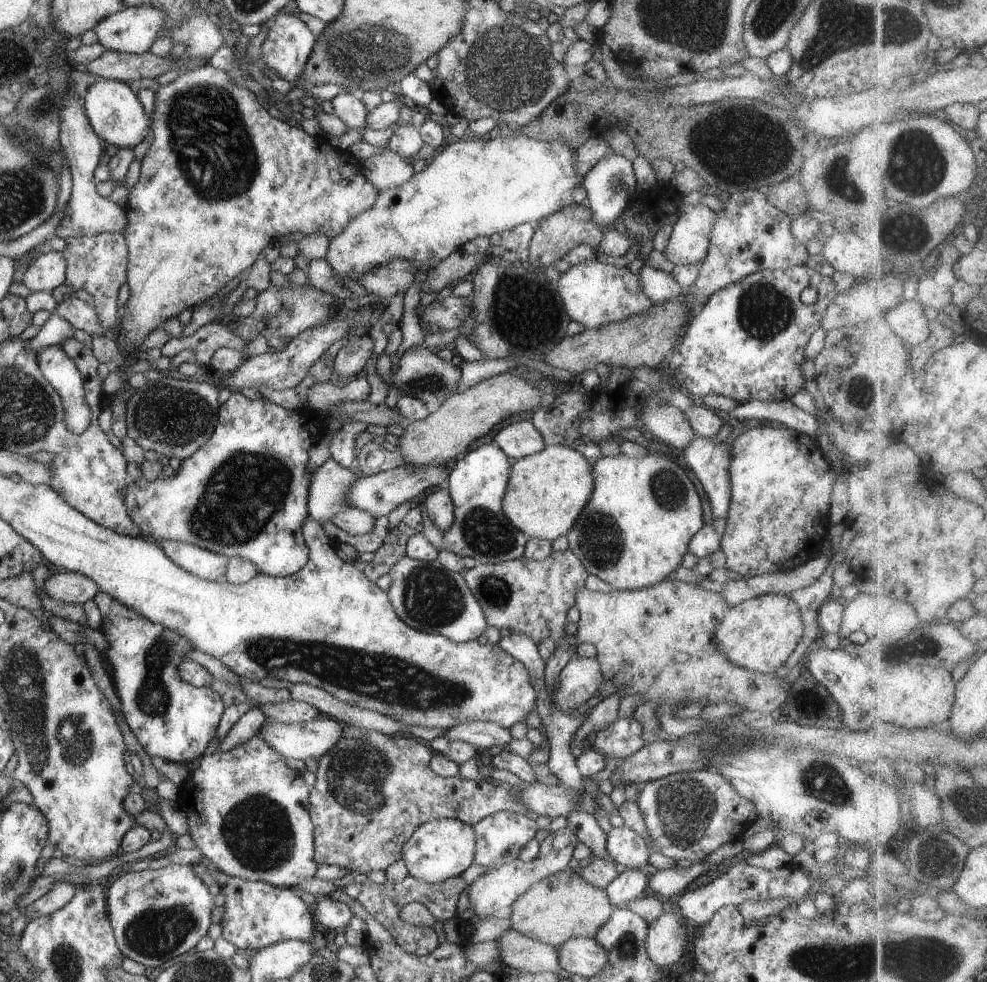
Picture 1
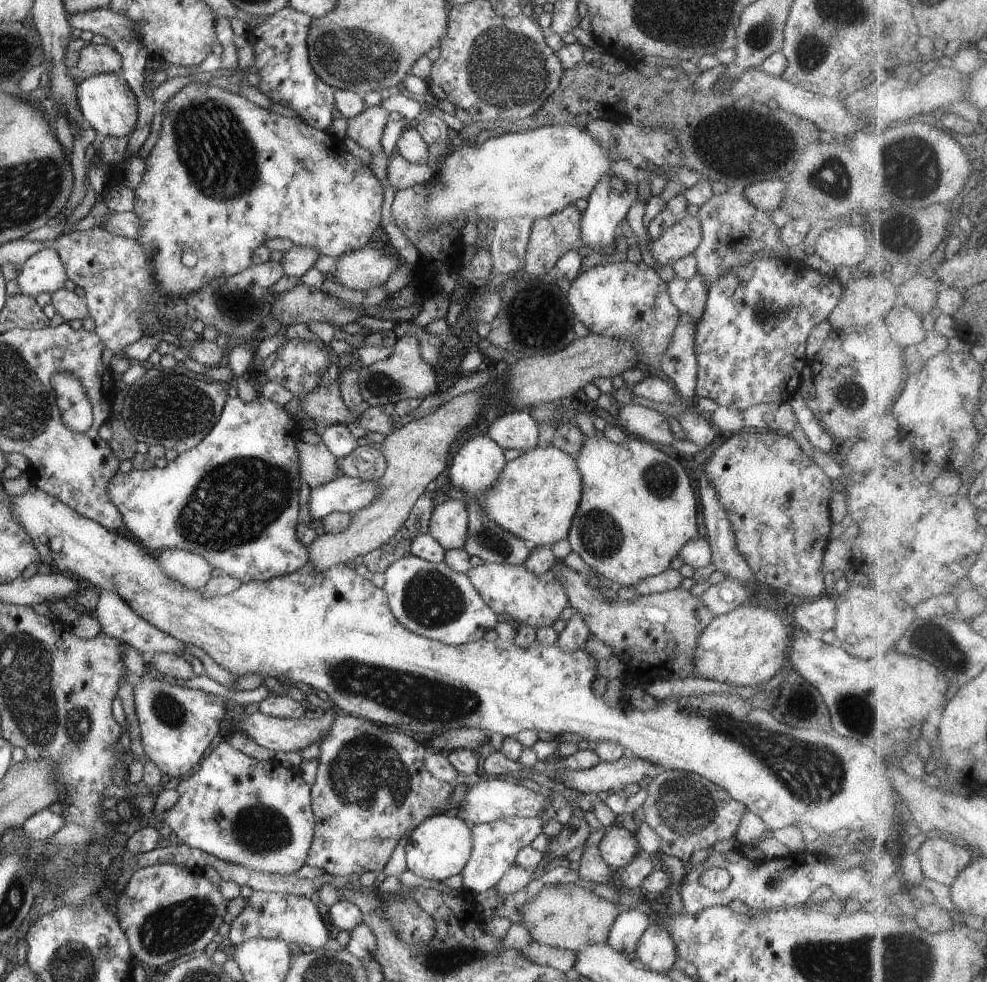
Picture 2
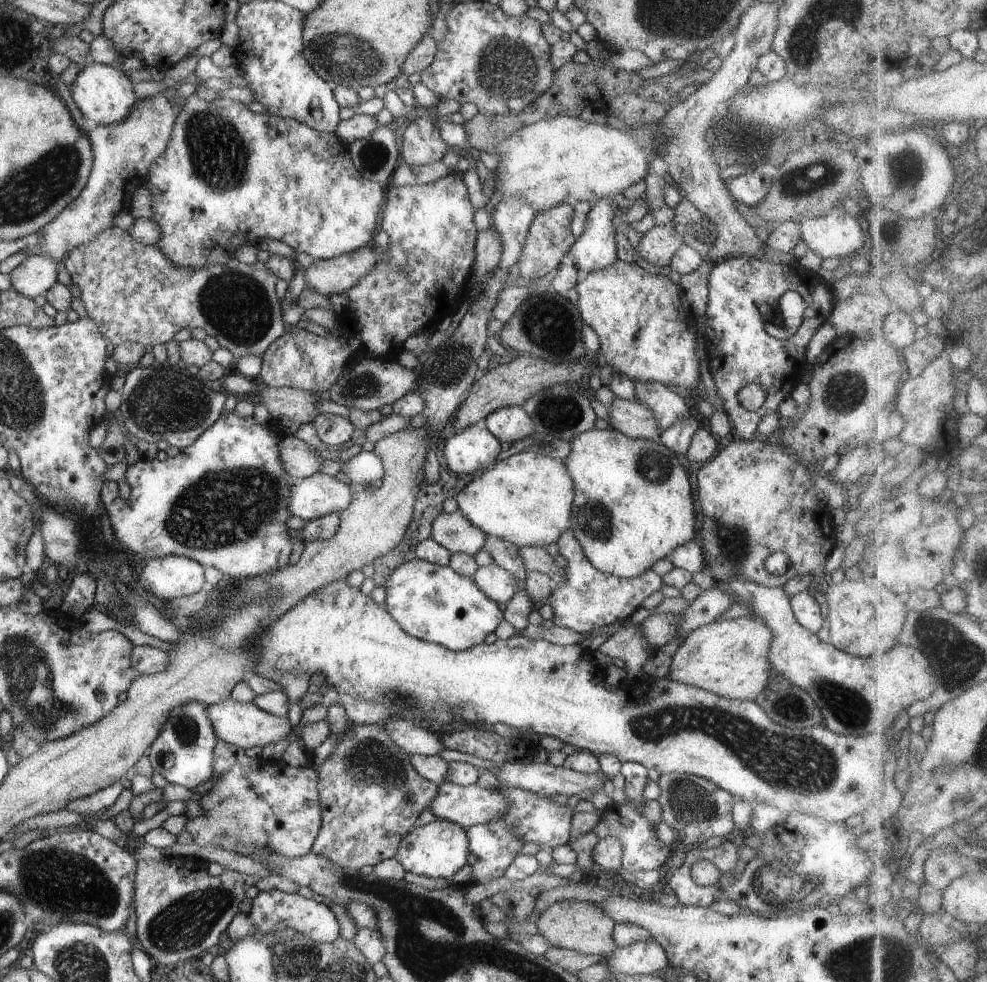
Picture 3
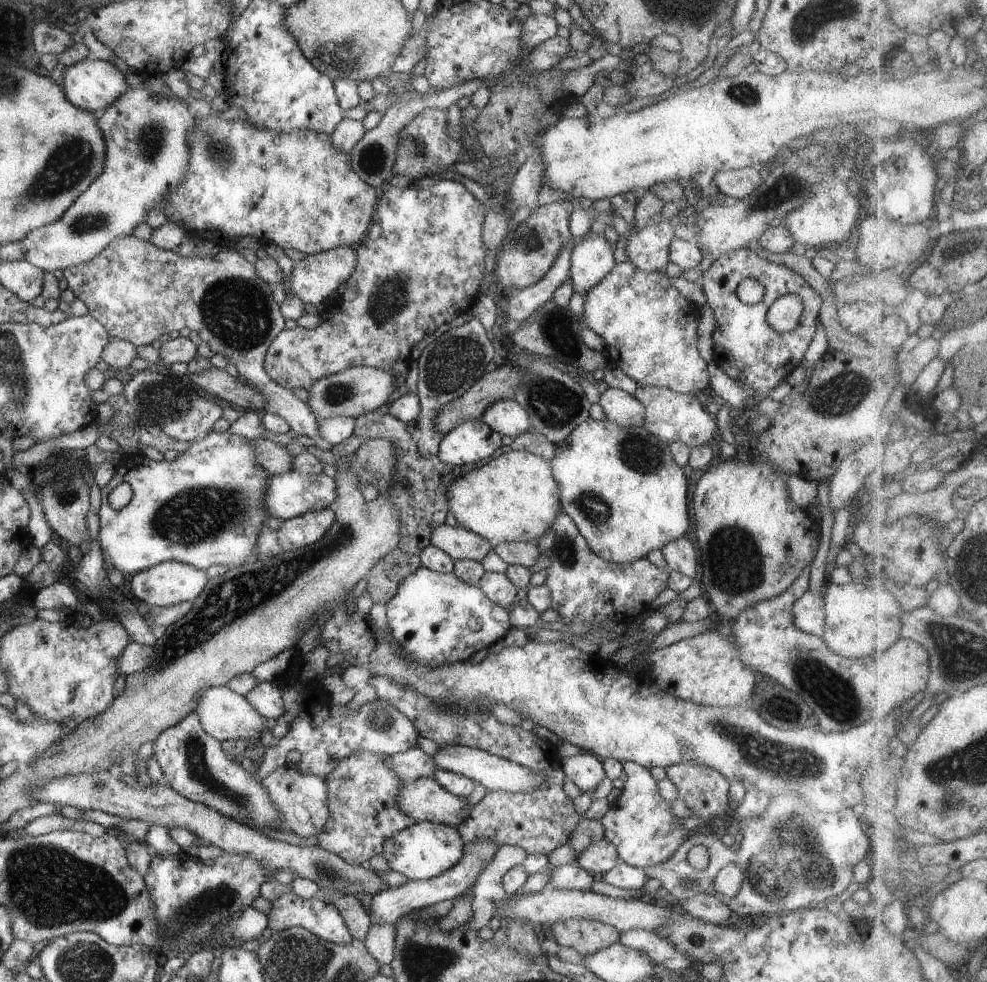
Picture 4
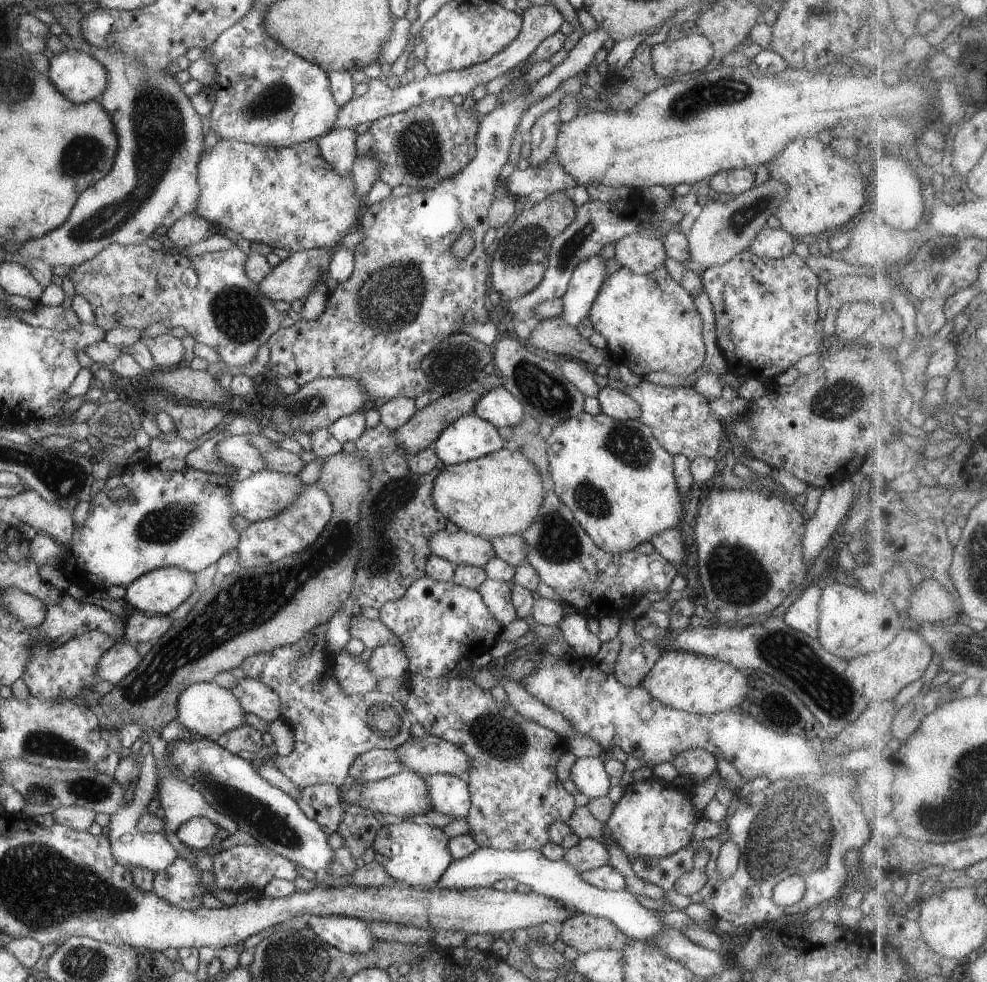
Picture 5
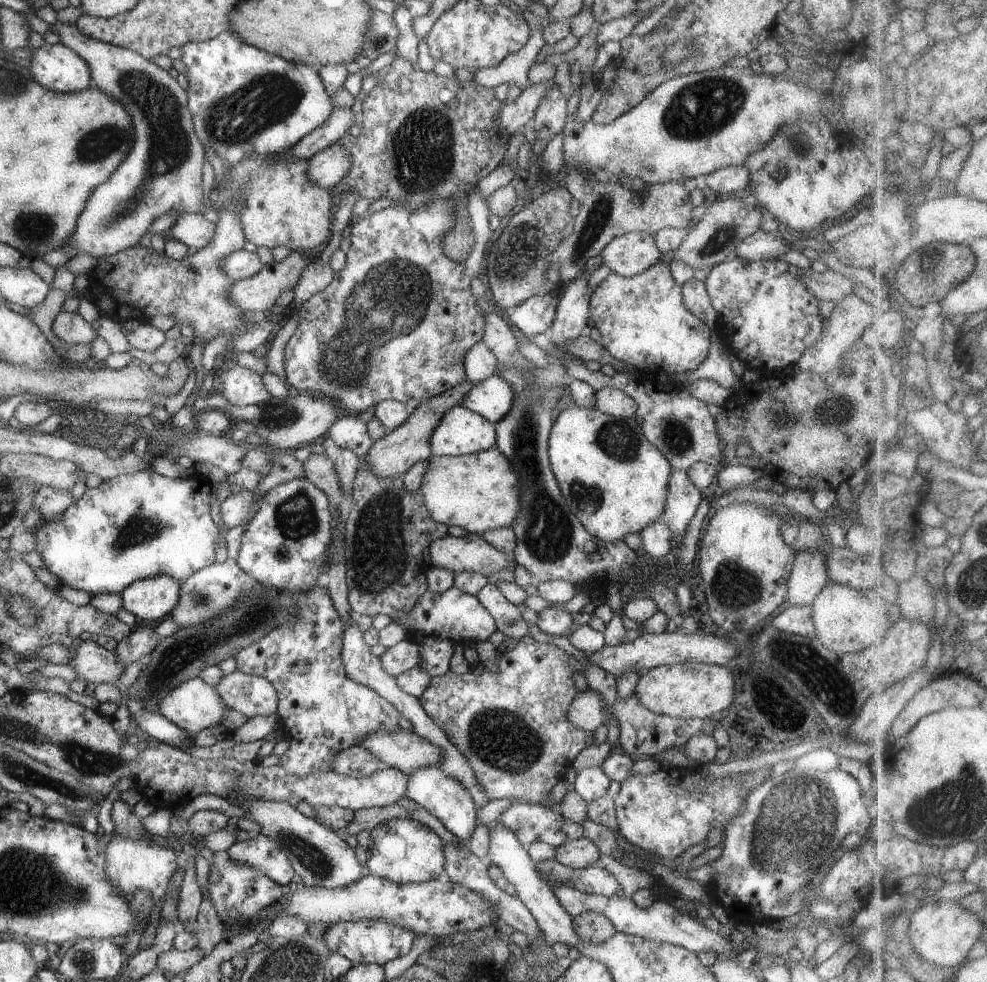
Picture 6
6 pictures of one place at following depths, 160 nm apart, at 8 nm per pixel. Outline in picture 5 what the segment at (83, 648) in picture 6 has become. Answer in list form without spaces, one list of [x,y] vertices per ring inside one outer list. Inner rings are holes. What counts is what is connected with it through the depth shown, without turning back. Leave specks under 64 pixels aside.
[[[130,641],[114,645],[99,660],[99,677],[115,685],[137,667],[142,657]]]

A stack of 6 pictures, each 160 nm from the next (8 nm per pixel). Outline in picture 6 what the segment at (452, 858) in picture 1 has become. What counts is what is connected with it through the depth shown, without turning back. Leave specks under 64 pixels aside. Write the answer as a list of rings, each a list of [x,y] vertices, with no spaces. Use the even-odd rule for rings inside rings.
[[[414,819],[383,821],[371,830],[371,843],[365,866],[372,875],[391,880],[397,885],[427,883],[444,877],[445,852],[443,840],[425,824]]]

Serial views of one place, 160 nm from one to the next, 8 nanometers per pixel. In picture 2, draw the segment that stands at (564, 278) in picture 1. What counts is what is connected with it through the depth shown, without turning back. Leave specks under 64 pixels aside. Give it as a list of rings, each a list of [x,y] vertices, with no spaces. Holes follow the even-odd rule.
[[[645,257],[638,262],[626,259],[591,267],[571,282],[566,300],[576,320],[582,322],[590,333],[631,338],[637,344],[641,367],[648,372],[659,371],[658,364],[672,340],[681,312],[674,306],[666,283]]]

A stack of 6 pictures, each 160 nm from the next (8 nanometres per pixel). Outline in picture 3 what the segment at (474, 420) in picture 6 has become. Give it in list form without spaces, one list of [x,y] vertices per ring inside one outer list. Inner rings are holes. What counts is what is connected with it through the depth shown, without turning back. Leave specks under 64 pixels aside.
[[[483,422],[466,427],[441,444],[444,447],[443,467],[474,478],[491,469],[502,450],[501,442]]]

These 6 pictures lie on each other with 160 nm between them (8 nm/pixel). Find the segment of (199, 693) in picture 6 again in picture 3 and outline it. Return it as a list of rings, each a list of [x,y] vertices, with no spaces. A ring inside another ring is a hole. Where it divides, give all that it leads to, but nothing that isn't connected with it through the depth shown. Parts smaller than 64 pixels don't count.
[[[231,697],[209,705],[208,714],[218,739],[233,744],[235,747],[243,748],[245,751],[252,748],[260,748],[262,750],[265,746],[279,743],[280,741],[286,745],[294,728],[288,720],[288,716],[279,717],[269,712],[264,712],[253,702],[241,703]]]

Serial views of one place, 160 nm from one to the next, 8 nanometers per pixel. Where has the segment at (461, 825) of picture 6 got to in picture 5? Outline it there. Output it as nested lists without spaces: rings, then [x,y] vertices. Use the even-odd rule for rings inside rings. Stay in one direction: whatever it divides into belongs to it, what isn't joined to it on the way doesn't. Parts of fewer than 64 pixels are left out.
[[[436,773],[424,776],[428,784],[432,810],[465,819],[471,808],[468,783],[456,775]]]

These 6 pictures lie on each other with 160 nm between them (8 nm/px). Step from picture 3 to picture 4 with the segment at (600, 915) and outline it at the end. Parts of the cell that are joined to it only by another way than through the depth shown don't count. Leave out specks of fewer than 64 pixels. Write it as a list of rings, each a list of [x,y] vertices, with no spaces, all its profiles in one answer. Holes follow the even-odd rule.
[[[574,918],[552,925],[554,940],[560,947],[574,948],[580,955],[590,955],[616,944],[620,930],[593,919]]]

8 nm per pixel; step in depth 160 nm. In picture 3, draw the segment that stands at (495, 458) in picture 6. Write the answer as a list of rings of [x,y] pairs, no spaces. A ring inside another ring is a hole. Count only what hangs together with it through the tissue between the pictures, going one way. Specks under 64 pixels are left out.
[[[520,452],[498,461],[491,469],[472,479],[456,496],[458,510],[484,534],[503,538],[517,547],[547,547],[571,526],[575,484],[563,461],[538,453]]]

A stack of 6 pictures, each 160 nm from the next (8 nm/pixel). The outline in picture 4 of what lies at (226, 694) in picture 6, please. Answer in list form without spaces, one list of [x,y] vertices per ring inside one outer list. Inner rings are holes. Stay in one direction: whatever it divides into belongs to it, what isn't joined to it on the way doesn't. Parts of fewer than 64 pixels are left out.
[[[258,682],[248,694],[248,703],[266,720],[271,723],[276,721],[285,713],[282,690],[274,682]]]

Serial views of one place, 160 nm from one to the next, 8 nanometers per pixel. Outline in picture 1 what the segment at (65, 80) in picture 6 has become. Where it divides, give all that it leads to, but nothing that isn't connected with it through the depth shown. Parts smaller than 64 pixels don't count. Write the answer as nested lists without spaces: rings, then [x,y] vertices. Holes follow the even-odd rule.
[[[98,78],[86,90],[86,96],[83,99],[86,116],[94,132],[115,149],[134,149],[150,136],[148,134],[151,128],[150,118],[136,95],[125,82],[105,78]]]

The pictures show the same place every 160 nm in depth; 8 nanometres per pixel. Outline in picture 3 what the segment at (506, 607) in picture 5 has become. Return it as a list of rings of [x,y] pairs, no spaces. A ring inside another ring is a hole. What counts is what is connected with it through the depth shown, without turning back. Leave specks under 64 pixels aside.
[[[495,563],[478,567],[472,577],[481,591],[498,604],[510,602],[513,596],[517,594],[519,580]]]

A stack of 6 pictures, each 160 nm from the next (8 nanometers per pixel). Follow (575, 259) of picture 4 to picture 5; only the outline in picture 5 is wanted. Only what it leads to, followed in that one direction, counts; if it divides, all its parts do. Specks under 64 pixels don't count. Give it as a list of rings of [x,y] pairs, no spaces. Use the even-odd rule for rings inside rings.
[[[595,254],[581,260],[571,274],[568,290],[563,296],[563,314],[571,327],[576,327],[589,315],[595,296],[606,280],[606,262]]]

